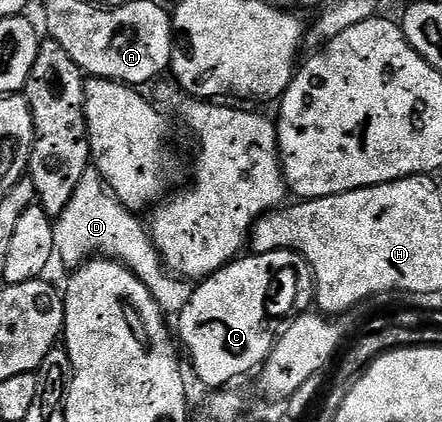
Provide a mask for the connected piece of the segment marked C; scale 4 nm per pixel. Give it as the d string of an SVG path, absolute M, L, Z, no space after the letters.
M274 250L264 254L251 252L248 255L248 258L240 257L202 279L192 289L189 304L185 304L184 310L177 315L178 341L182 349L183 346L187 349L196 376L210 388L230 387L234 378L239 378L250 370L258 371L281 333L280 327L275 327L275 322L286 324L292 318L308 313L313 306L315 277L301 255L294 250Z

